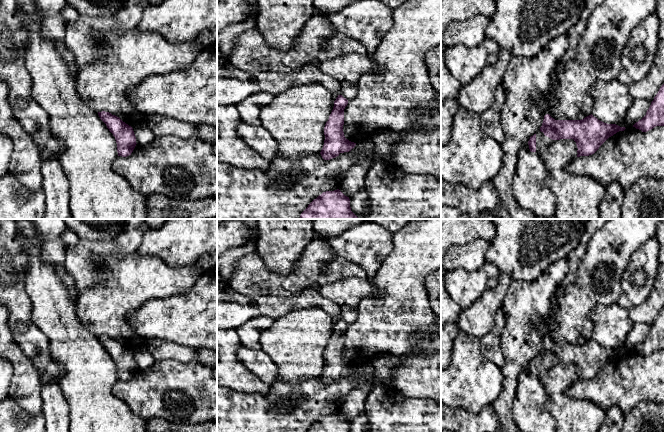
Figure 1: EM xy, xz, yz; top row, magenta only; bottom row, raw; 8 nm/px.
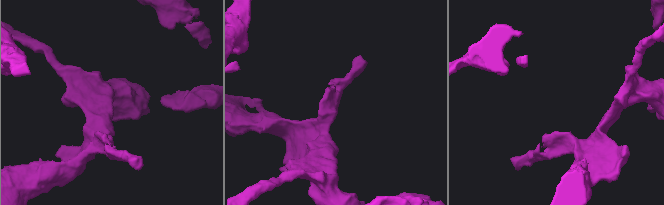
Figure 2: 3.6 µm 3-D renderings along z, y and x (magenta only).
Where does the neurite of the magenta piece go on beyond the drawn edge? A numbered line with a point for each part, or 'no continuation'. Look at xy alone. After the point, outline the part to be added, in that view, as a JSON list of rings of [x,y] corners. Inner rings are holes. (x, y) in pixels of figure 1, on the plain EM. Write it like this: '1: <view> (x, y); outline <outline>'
no continuation

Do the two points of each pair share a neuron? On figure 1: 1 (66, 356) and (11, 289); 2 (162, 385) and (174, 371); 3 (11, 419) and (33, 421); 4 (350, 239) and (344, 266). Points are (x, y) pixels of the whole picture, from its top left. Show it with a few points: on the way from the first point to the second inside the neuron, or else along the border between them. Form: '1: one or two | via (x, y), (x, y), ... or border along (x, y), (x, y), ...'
1: two | border along (25, 290), (31, 303), (31, 319), (44, 333)
2: one | via (165, 382), (173, 374)
3: one | via (16, 421), (28, 421)
4: two | border along (338, 256), (357, 263), (366, 272)

